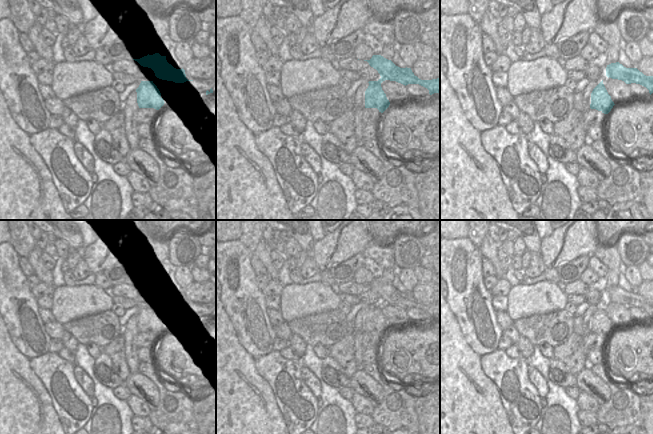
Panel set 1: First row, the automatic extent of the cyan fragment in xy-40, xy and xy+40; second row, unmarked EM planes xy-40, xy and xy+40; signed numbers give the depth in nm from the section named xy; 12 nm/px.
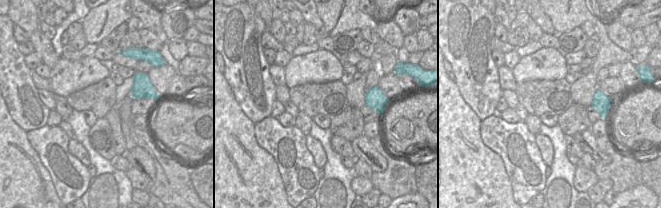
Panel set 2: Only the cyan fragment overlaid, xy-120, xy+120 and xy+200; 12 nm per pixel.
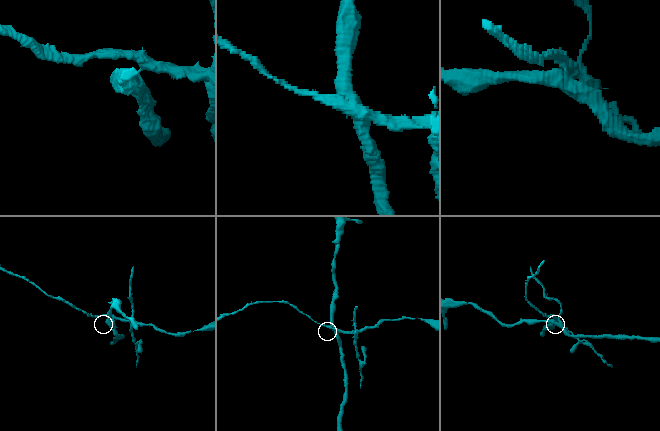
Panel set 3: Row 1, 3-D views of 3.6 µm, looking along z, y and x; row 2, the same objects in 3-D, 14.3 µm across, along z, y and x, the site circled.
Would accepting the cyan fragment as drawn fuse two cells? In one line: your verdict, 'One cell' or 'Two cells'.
Two cells.

